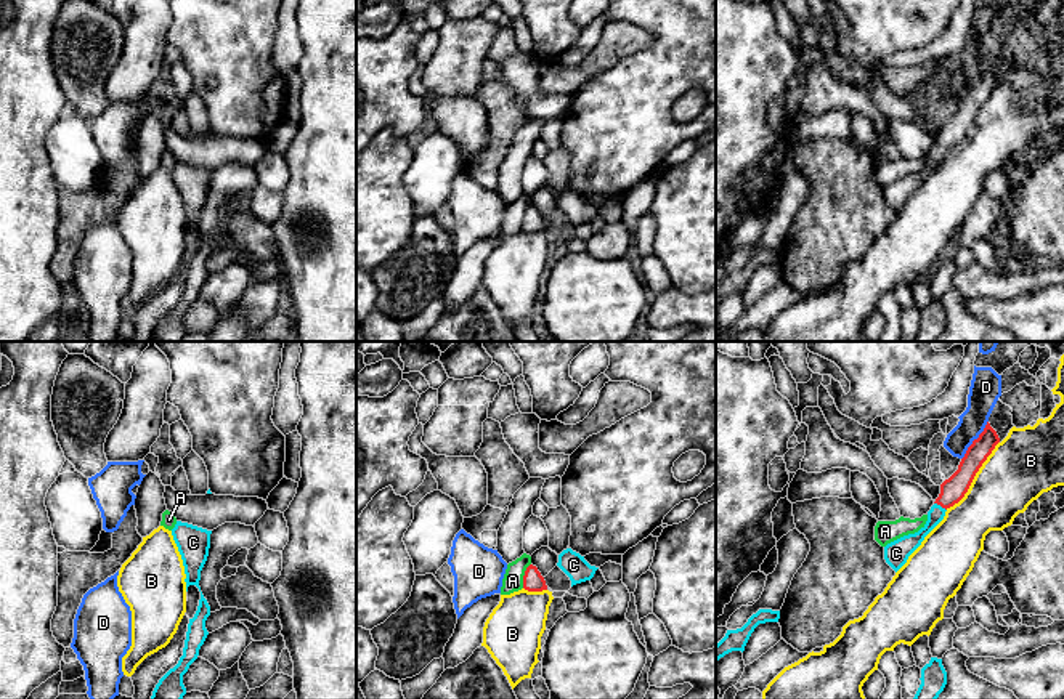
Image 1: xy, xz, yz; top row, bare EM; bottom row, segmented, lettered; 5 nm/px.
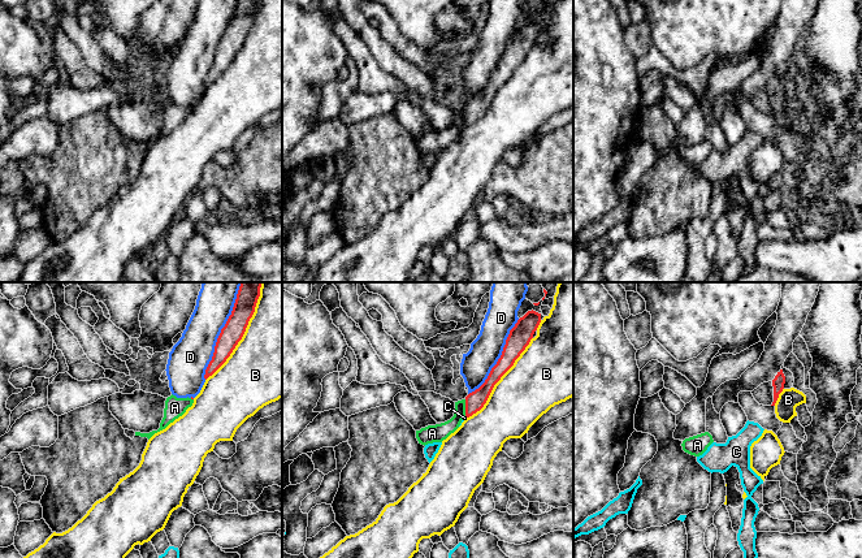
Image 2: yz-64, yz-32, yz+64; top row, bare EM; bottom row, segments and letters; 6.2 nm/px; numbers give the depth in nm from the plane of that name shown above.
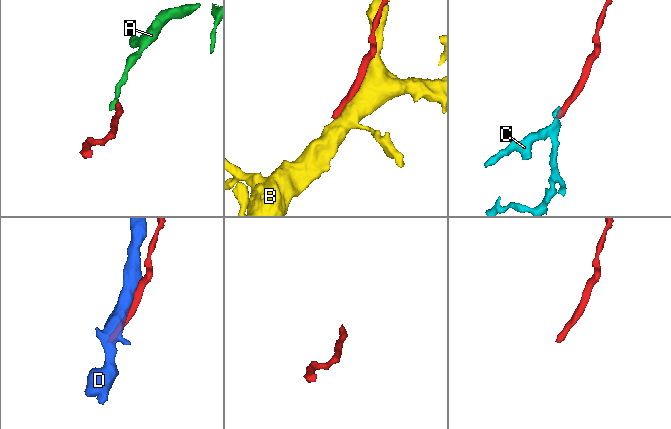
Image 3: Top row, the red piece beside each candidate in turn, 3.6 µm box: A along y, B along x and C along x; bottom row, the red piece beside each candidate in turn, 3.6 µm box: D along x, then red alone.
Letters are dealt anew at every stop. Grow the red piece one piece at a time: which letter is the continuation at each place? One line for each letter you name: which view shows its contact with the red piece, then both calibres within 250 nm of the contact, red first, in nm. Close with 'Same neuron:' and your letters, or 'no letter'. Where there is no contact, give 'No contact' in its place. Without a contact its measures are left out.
C: Touches red in yz. Thickness 120 nm (red) against 90 nm
Same neuron: C

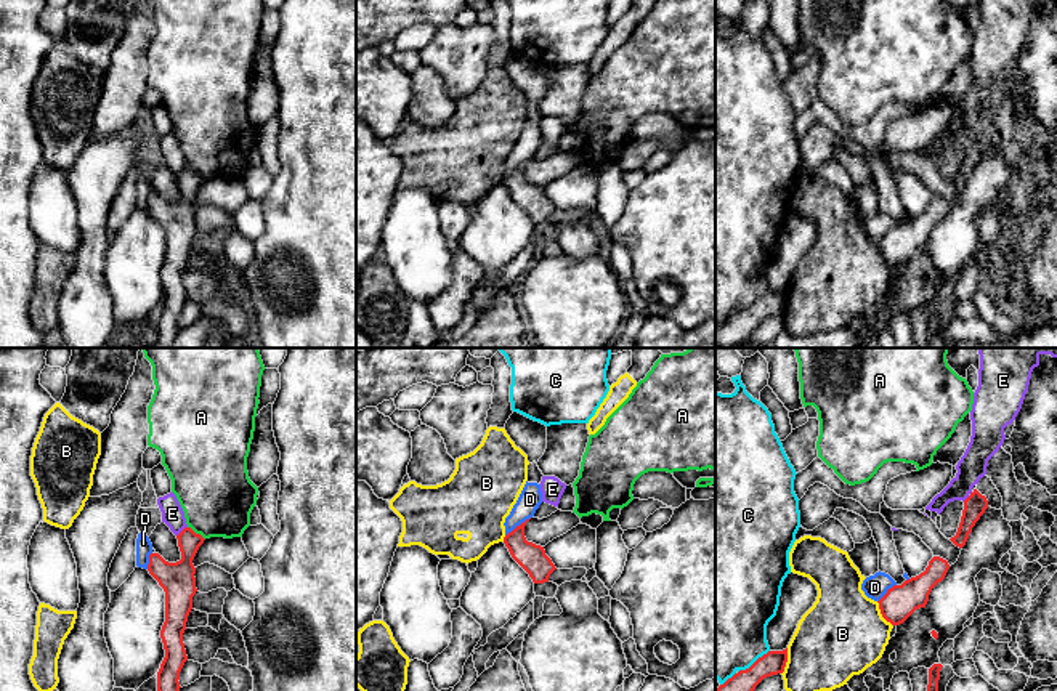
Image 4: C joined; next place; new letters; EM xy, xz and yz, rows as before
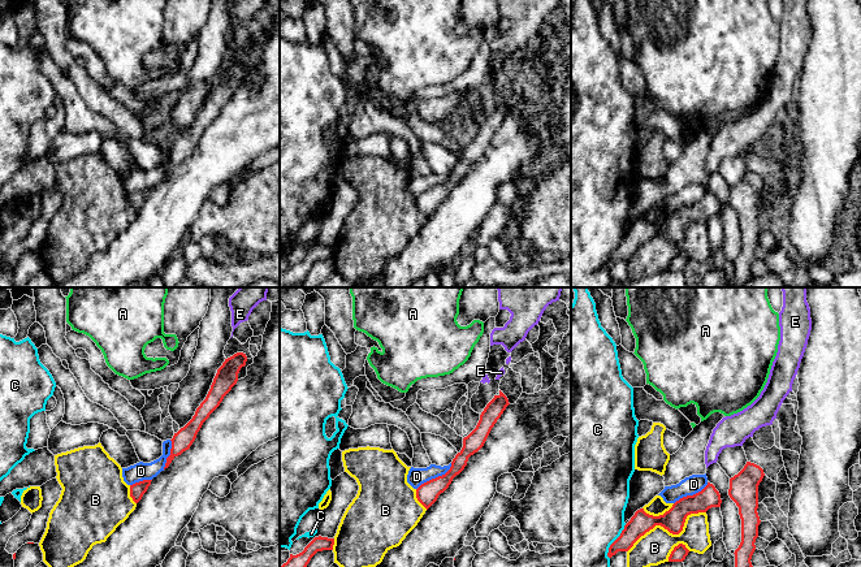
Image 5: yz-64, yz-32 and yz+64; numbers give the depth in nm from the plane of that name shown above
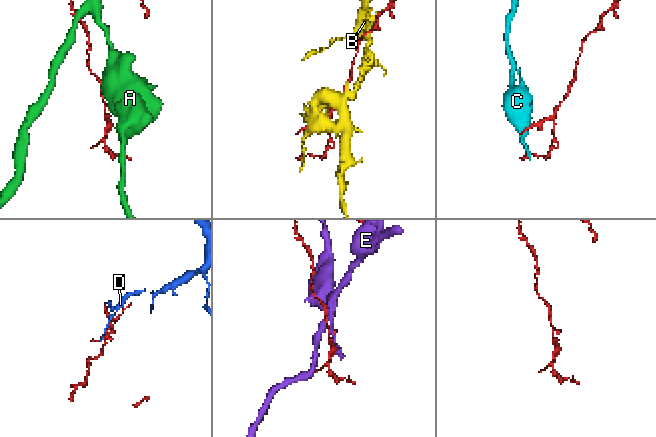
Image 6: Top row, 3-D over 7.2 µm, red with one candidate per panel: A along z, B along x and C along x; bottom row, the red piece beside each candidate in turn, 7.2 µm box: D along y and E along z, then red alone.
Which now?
Same neuron: no letter

